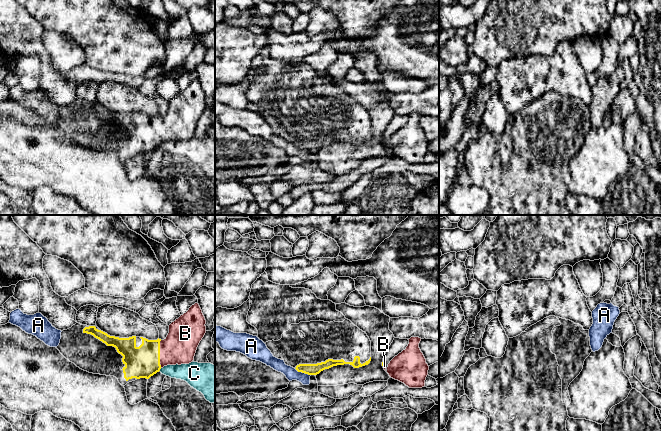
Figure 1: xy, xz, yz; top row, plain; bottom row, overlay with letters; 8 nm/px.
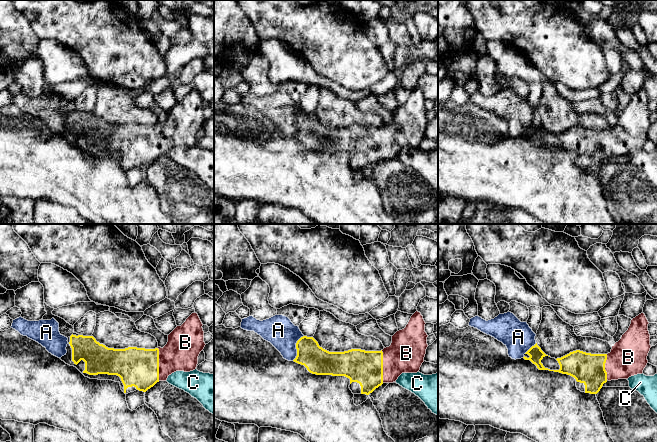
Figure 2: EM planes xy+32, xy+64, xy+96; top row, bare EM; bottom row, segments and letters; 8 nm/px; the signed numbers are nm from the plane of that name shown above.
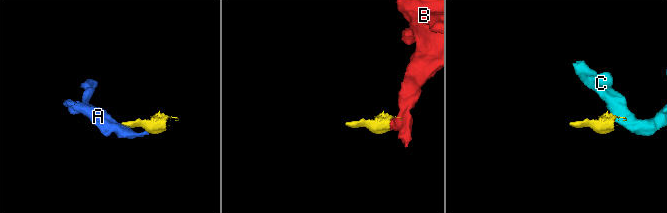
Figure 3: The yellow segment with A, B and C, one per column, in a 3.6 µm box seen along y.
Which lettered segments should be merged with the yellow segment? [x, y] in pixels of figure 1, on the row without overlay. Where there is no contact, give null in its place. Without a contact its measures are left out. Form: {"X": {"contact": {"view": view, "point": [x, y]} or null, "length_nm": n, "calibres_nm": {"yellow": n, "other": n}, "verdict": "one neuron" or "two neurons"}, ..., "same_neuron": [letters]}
{"A": {"contact": {"view": "xz", "point": [302, 148]}, "length_nm": 150, "calibres_nm": {"yellow": 100, "other": 100}, "verdict": "two neurons"}, "B": {"contact": {"view": "xy", "point": [159, 130]}, "length_nm": 220, "calibres_nm": {"yellow": 260, "other": 260}, "verdict": "one neuron"}, "C": {"contact": {"view": "xy", "point": [160, 144]}, "length_nm": 30, "calibres_nm": {"yellow": 260, "other": 150}, "verdict": "two neurons"}, "same_neuron": ["B"]}

